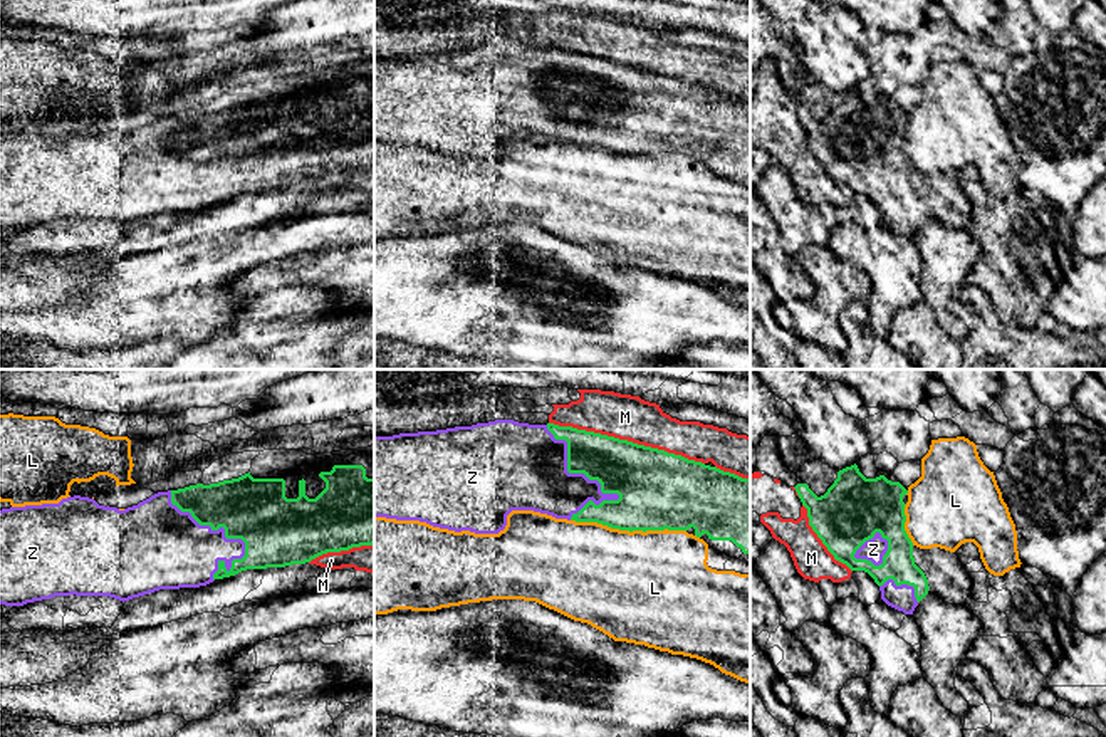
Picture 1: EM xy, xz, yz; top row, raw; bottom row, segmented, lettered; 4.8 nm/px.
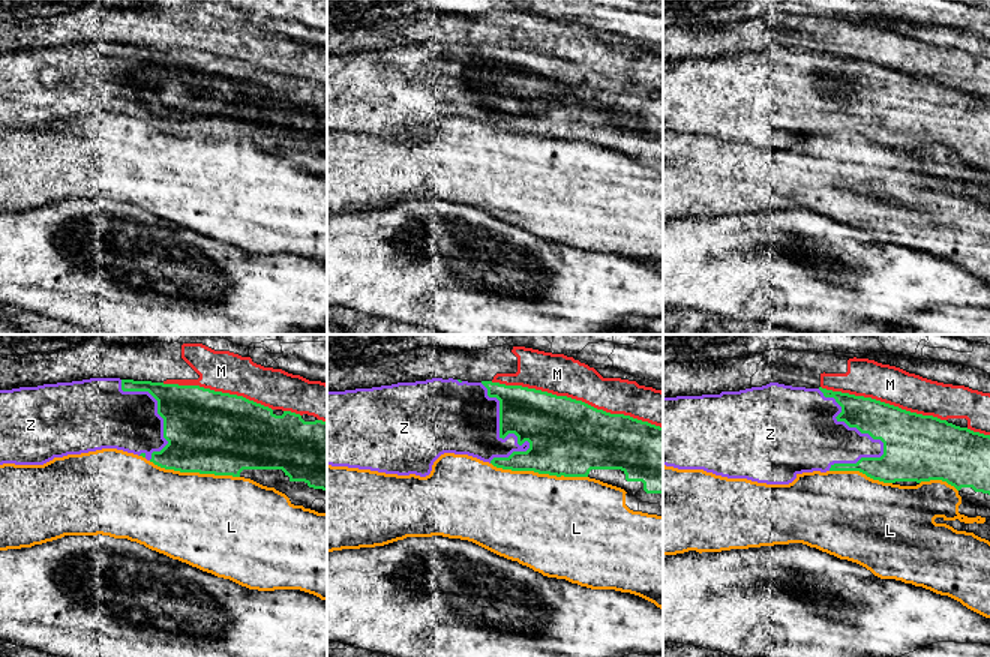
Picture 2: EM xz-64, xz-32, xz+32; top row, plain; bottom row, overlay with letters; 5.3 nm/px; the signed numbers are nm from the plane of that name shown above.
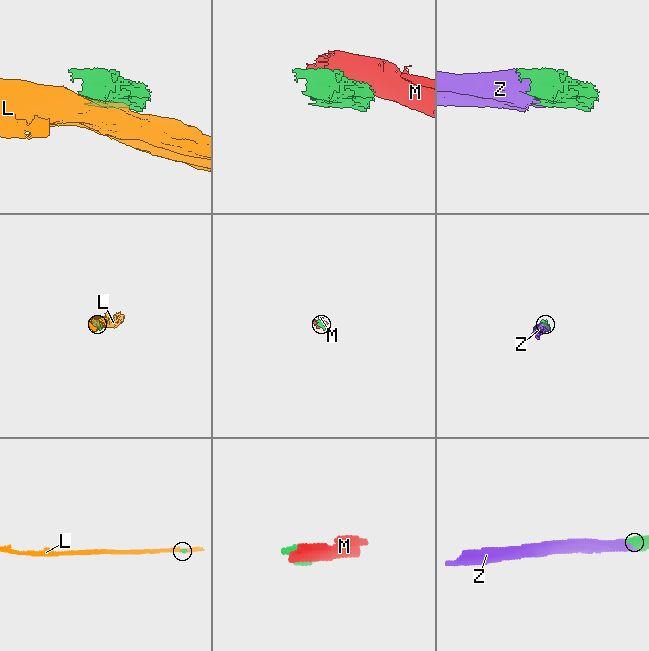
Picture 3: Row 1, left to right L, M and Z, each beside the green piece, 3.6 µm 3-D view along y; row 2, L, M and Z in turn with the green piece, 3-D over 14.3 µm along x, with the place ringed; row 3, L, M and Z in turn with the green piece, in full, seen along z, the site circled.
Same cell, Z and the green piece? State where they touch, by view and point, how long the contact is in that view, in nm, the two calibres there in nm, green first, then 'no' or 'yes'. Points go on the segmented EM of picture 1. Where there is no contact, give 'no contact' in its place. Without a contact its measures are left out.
contact xz (573, 472); length 500 nm; calibres 260 and 420 nm; yes

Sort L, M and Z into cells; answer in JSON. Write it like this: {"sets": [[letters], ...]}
{"sets": [["L"], ["M"], ["Z"]]}

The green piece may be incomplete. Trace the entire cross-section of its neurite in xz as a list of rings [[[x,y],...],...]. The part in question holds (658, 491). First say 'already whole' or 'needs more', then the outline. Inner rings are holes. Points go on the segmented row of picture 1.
needs more; [[[495,420],[488,423],[477,423],[472,426],[455,426],[436,431],[399,433],[393,436],[374,436],[374,517],[386,517],[396,520],[420,520],[433,527],[448,529],[455,532],[470,531],[475,534],[498,534],[507,525],[507,515],[512,510],[534,510],[552,515],[556,519],[567,519],[576,522],[597,522],[619,531],[686,531],[702,537],[710,547],[730,557],[749,556],[750,564],[750,478],[742,478],[735,473],[723,472],[717,467],[702,462],[688,460],[681,455],[668,453],[665,450],[638,445],[614,436],[577,430],[572,426],[529,425],[514,420]]]

